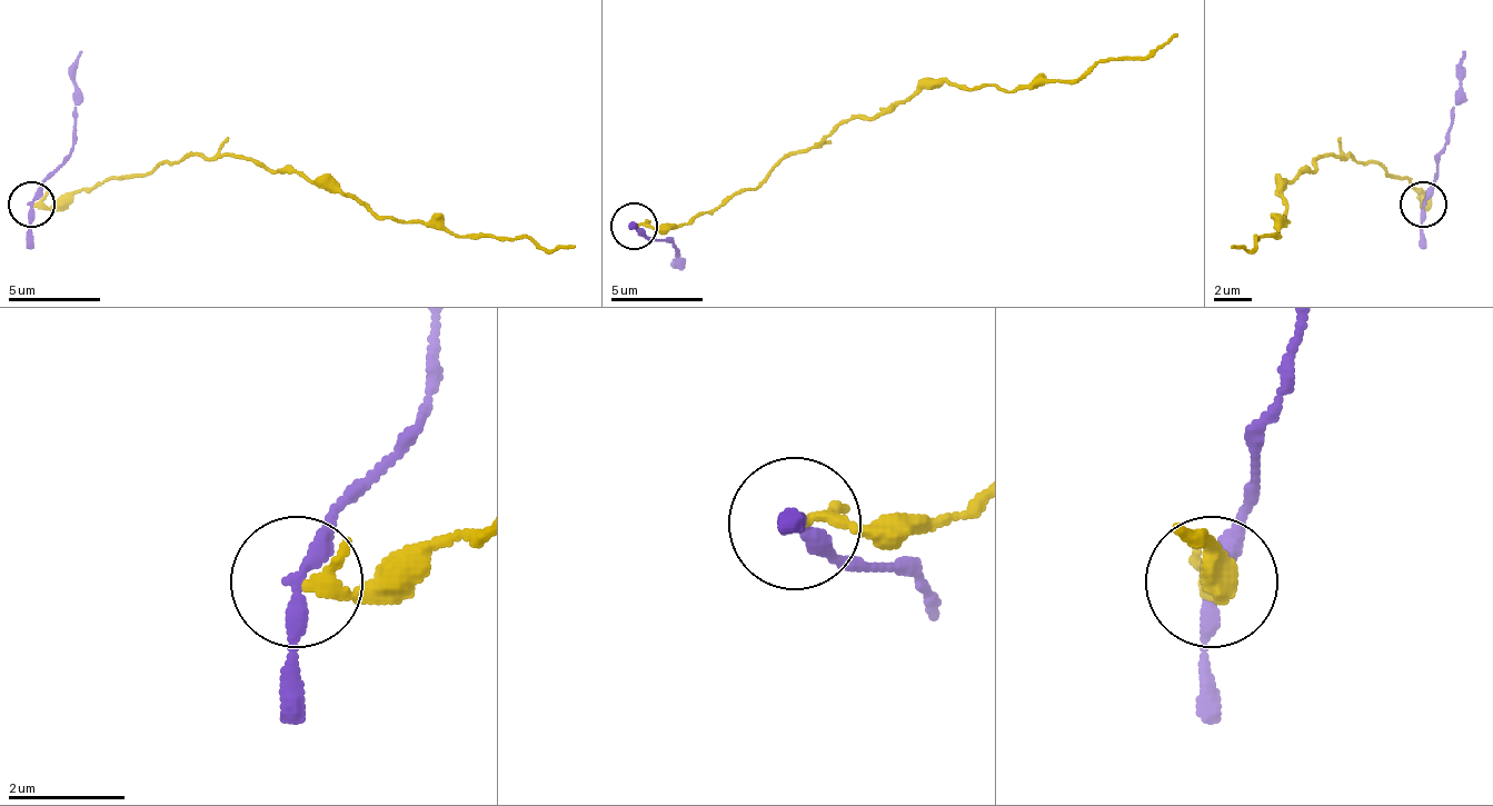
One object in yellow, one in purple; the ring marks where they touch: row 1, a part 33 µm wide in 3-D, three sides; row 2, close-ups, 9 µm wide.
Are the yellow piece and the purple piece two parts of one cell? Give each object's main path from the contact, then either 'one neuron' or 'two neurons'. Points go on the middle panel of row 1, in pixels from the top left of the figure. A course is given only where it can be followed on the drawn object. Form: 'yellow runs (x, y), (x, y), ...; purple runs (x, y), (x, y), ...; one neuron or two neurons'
yellow runs (637, 227), (720, 209), (840, 126), (943, 83), (1022, 88), (1082, 79), (1101, 60), (1142, 60), (1178, 32); purple runs (633, 227), (678, 250), (684, 269); two neurons

